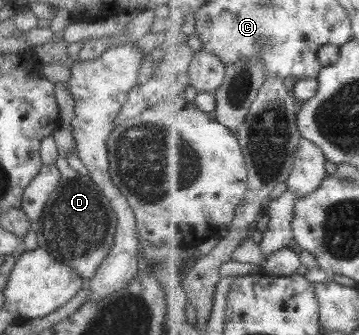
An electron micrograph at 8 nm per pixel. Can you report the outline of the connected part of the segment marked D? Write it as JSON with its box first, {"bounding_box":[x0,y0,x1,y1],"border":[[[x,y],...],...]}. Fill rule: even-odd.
{"bounding_box":[30,157,117,282],"border":[[[56,157],[54,163],[59,170],[60,181],[45,202],[40,218],[30,227],[38,236],[38,247],[47,250],[56,262],[69,266],[88,282],[114,242],[117,218],[108,199],[100,193],[89,175],[80,175],[70,169],[65,157]]]}

